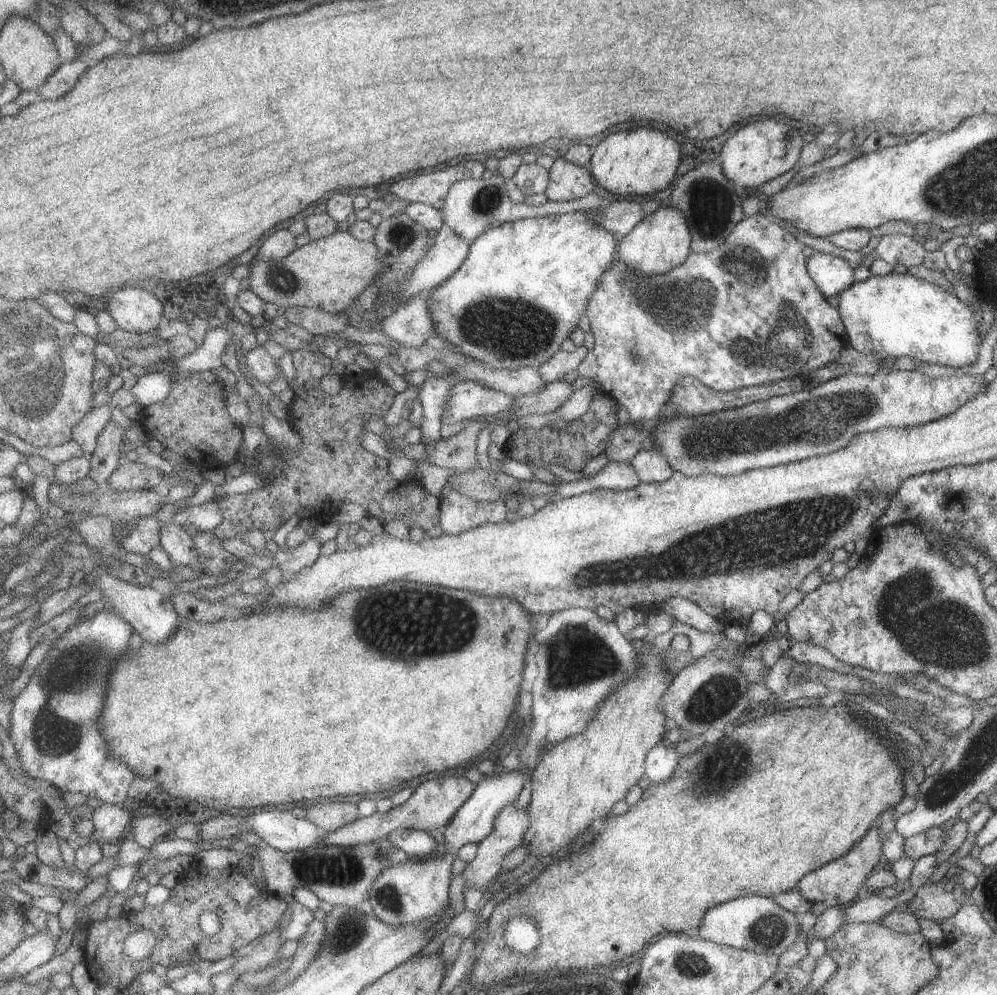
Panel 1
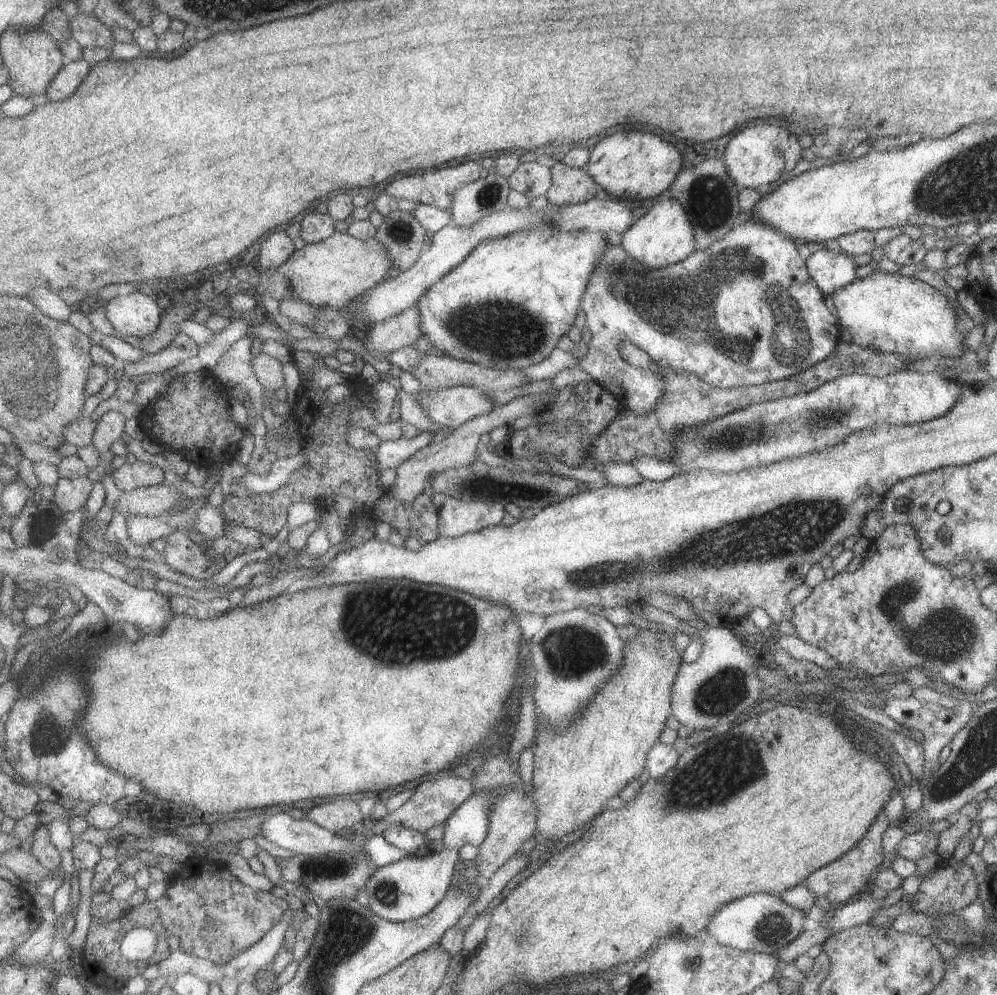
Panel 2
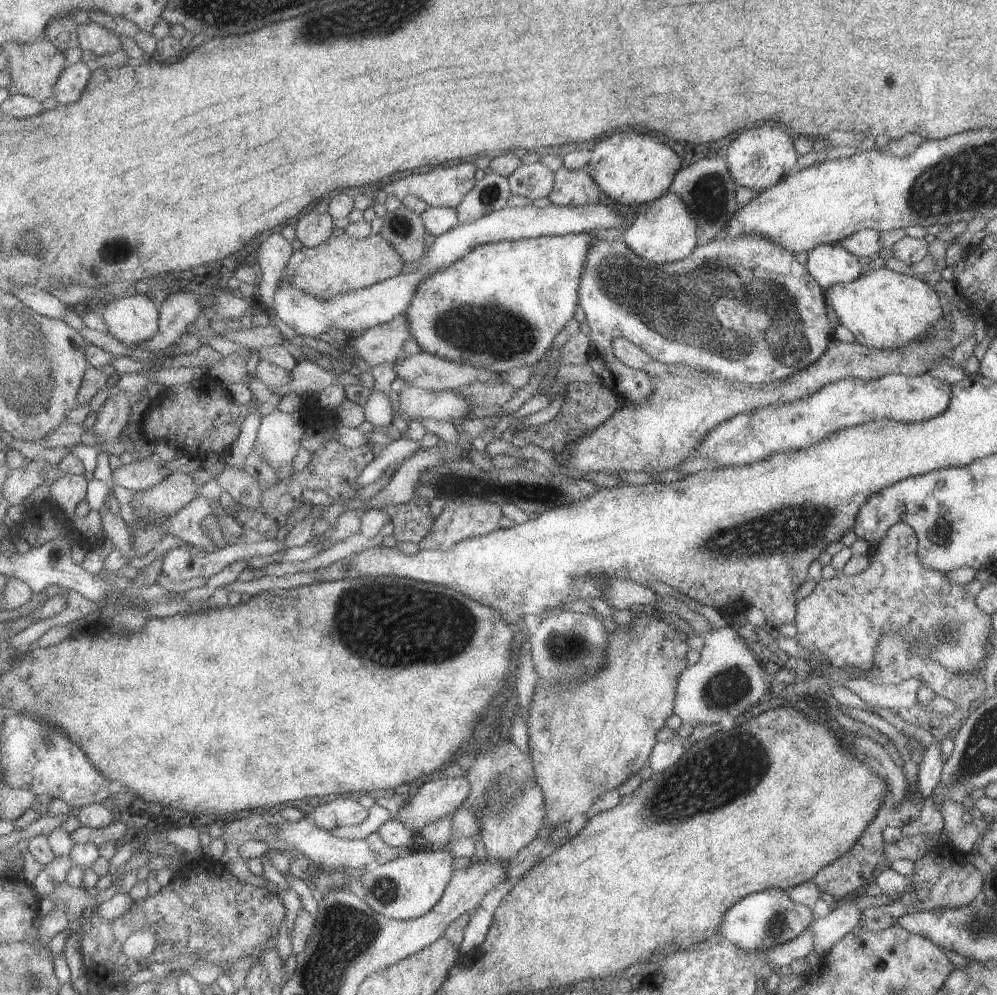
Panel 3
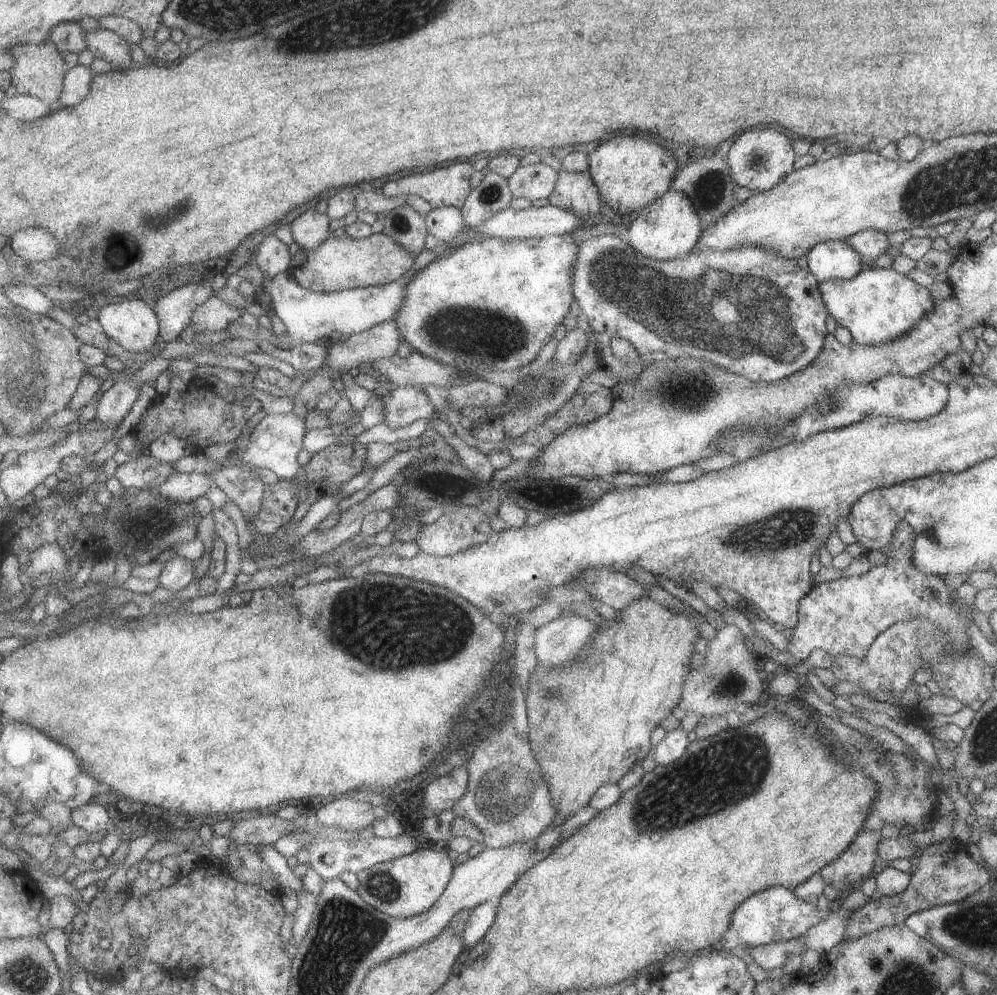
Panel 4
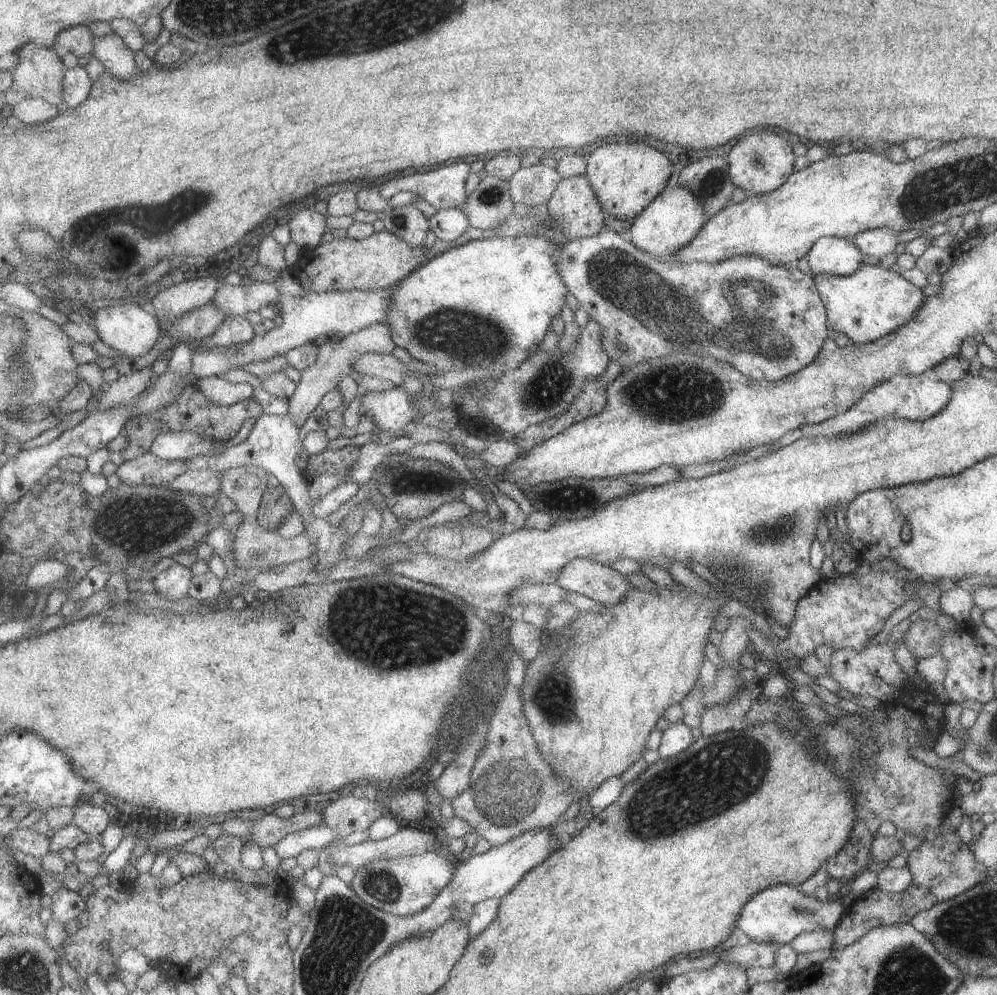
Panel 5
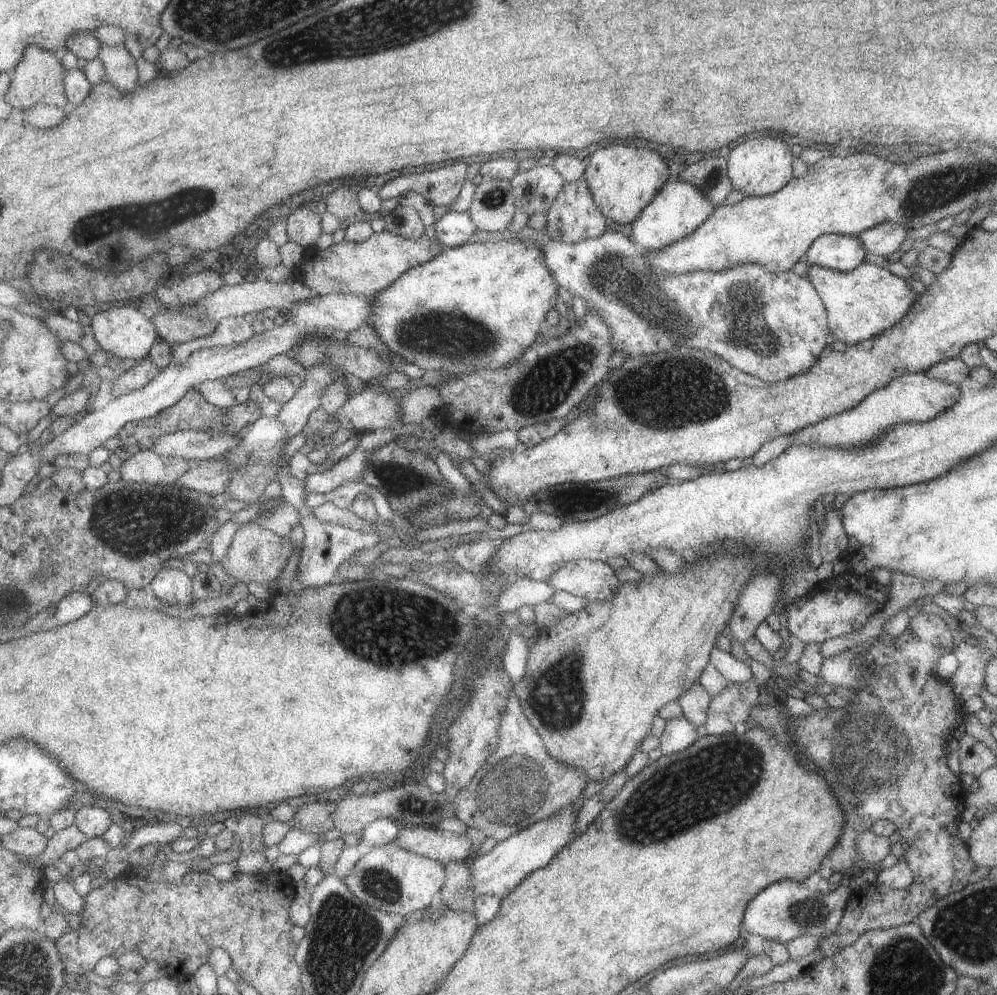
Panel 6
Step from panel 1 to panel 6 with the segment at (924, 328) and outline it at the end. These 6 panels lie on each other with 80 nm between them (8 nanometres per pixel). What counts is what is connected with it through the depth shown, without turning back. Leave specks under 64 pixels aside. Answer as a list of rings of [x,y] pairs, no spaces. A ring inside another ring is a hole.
[[[863,261],[849,272],[837,272],[819,266],[808,267],[806,278],[825,308],[828,330],[834,341],[840,340],[846,346],[865,342],[883,330],[892,328],[917,300],[918,295],[903,278],[898,278],[875,264]]]

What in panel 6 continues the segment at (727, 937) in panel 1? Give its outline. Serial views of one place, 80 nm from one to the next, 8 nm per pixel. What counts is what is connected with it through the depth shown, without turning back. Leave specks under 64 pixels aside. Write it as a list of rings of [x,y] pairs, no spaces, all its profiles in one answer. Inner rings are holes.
[[[781,880],[767,886],[747,902],[743,910],[742,930],[779,943],[787,943],[802,935],[823,939],[837,929],[851,894],[846,880],[825,894],[817,890],[811,892],[803,883]]]

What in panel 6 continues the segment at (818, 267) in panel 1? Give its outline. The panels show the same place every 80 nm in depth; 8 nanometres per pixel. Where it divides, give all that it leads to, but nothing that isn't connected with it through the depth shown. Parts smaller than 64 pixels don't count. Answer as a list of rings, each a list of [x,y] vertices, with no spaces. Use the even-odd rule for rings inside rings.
[[[827,234],[819,236],[811,242],[806,257],[808,266],[849,272],[862,264],[865,254],[857,237]]]

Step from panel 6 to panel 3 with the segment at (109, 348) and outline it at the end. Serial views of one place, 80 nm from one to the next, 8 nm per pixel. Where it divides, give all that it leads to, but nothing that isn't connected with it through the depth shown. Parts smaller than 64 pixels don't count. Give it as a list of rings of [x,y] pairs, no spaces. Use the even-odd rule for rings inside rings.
[[[142,290],[138,294],[131,292],[127,296],[121,296],[119,300],[115,299],[107,304],[100,305],[98,306],[98,310],[109,328],[108,332],[114,334],[122,343],[129,346],[139,346],[145,341],[152,339],[160,331],[162,312],[159,309],[159,302],[151,301],[147,295],[142,293]]]

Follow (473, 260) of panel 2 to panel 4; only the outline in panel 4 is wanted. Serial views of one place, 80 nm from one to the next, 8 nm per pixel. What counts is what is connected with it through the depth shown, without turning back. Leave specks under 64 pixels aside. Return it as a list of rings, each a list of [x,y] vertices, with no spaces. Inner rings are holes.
[[[569,234],[547,235],[528,239],[504,239],[497,237],[487,237],[477,240],[474,243],[465,243],[455,250],[451,250],[448,255],[435,258],[425,266],[420,272],[410,277],[406,286],[406,295],[403,306],[397,311],[395,322],[399,325],[402,338],[407,342],[413,352],[421,353],[427,358],[442,362],[443,364],[457,367],[461,371],[468,368],[473,370],[498,370],[515,371],[522,370],[529,362],[537,358],[541,348],[555,336],[557,326],[563,322],[563,318],[569,314],[573,300],[576,300],[572,283],[572,266],[574,265],[578,244],[573,242]]]

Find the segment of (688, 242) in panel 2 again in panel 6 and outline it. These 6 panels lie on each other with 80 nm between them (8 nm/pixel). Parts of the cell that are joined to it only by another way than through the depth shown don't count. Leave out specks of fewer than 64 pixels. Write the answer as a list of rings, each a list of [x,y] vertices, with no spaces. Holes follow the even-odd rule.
[[[679,179],[676,182],[669,182],[653,196],[648,207],[631,224],[629,238],[645,251],[651,252],[651,250],[665,248],[681,240],[683,236],[689,236],[709,218],[714,208],[713,204],[707,200],[707,196],[703,196],[691,184]]]

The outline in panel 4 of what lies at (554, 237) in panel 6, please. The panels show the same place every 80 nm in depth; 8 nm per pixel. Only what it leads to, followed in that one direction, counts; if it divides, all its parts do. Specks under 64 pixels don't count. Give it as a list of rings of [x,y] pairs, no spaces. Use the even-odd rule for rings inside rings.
[[[561,170],[558,183],[549,198],[549,204],[571,211],[583,225],[597,224],[601,200],[597,194],[596,185],[591,182],[592,177],[584,173],[574,173]]]

